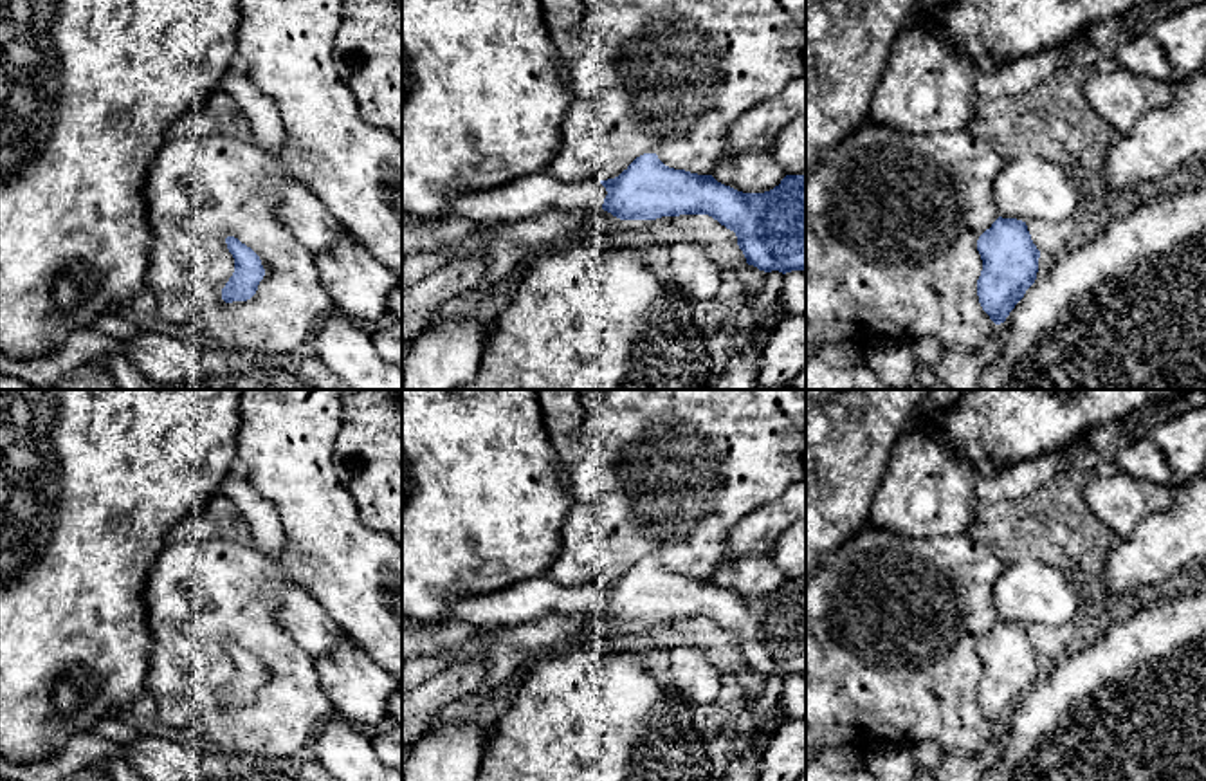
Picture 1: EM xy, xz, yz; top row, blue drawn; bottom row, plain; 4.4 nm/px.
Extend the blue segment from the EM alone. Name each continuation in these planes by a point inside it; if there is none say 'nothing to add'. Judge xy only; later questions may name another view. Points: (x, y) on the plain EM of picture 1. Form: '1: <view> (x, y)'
nothing to add

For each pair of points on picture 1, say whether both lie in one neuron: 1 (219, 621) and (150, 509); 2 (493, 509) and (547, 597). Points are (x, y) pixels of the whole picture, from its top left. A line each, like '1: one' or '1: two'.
1: two
2: two

